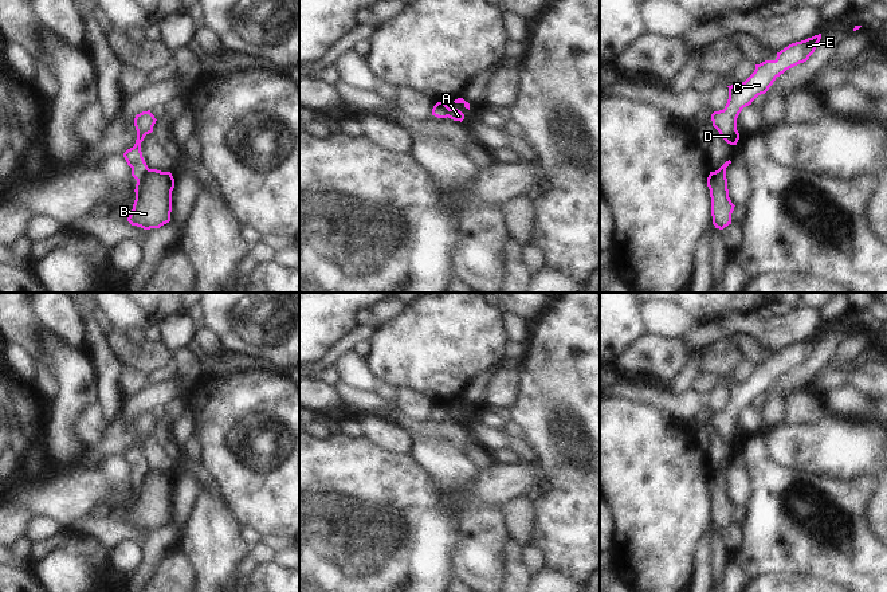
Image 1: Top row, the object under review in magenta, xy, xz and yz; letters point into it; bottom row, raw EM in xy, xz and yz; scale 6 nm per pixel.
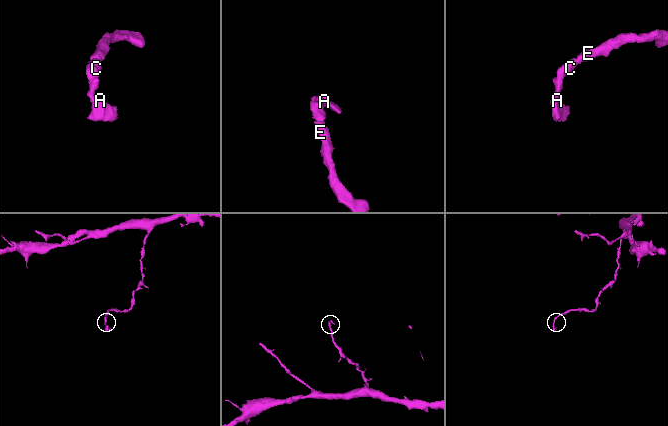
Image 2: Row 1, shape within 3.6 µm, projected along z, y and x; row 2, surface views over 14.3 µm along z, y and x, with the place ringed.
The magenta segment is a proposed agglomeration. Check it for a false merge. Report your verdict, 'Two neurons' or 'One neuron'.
Two neurons

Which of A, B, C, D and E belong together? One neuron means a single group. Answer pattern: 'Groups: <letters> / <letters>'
Groups: A B / C D E

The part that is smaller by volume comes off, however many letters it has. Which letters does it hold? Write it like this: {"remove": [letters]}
{"remove": ["A", "B"]}

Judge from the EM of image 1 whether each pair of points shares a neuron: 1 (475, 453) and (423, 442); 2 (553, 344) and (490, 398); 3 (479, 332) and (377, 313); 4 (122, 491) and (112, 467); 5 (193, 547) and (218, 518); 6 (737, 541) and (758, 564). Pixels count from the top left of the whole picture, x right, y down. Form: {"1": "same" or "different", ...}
{"1": "different", "2": "different", "3": "different", "4": "same", "5": "same", "6": "different"}

